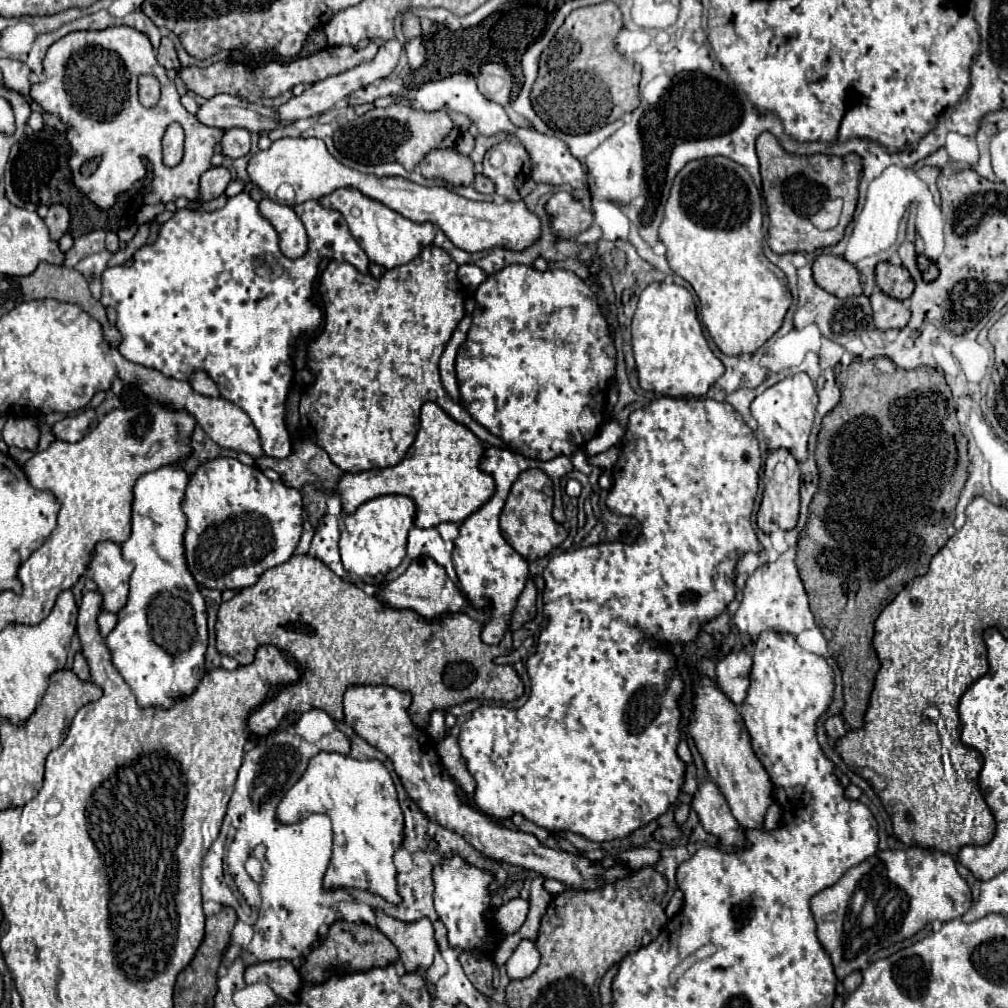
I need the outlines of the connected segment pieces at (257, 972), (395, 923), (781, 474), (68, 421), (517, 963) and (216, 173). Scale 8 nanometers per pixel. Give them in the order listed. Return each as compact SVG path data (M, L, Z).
M285 959L249 965L245 971L245 981L247 981L247 985L267 983L277 997L281 997L289 1003L299 1001L299 993L303 987L301 975L297 975L297 969L293 967L293 963L285 961Z
M375 911L375 915L377 915L377 927L397 947L401 963L407 969L407 973L413 973L415 969L425 971L433 965L437 953L437 941L429 919L405 923L385 915L383 911Z
M785 449L769 451L767 461L765 461L765 473L763 473L763 501L757 513L757 525L763 533L773 533L775 529L793 529L797 525L797 515L799 515L799 467L793 455Z
M85 409L85 411L69 415L63 421L55 423L53 425L53 433L55 433L57 439L75 443L75 441L83 439L93 425L95 425L95 411L93 409Z
M523 939L519 947L513 951L513 955L505 963L509 979L525 979L535 973L539 967L539 951L533 941Z
M211 167L209 171L205 171L205 175L201 175L201 183L199 183L201 201L211 201L211 199L223 195L229 181L231 181L231 175L225 167Z

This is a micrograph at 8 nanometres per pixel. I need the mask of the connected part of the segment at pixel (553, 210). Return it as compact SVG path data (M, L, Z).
M569 191L553 193L545 203L545 209L551 217L551 227L557 239L573 239L593 223L593 213L585 211L583 203L575 201Z

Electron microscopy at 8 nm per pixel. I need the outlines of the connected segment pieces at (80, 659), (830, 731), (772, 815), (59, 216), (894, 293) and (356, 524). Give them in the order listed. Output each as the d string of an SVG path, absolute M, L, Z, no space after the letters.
M81 653L75 655L75 663L73 663L73 671L75 675L81 679L81 681L89 681L89 667L87 667L87 661Z
M831 715L825 719L825 731L829 737L843 737L847 733L845 729L845 723L843 723L843 717L841 715Z
M773 803L765 815L765 829L773 831L779 825L779 819L781 819L781 805Z
M55 205L55 207L49 209L49 213L45 217L45 223L51 231L51 239L59 241L63 237L63 233L69 229L69 211L65 207Z
M889 261L879 263L875 267L875 281L883 293L887 293L889 297L895 297L895 299L911 297L913 287L915 287L915 283L905 267L893 265Z
M381 495L365 501L355 513L345 517L345 531L341 531L339 549L347 573L361 579L387 575L405 557L405 543L409 527L415 523L415 503L405 495Z

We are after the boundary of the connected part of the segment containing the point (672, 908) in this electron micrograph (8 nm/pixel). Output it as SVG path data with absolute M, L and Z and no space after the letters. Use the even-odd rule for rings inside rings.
M677 889L669 904L667 905L665 909L665 913L668 918L674 917L679 911L681 911L681 907L683 906L683 893L681 890Z

